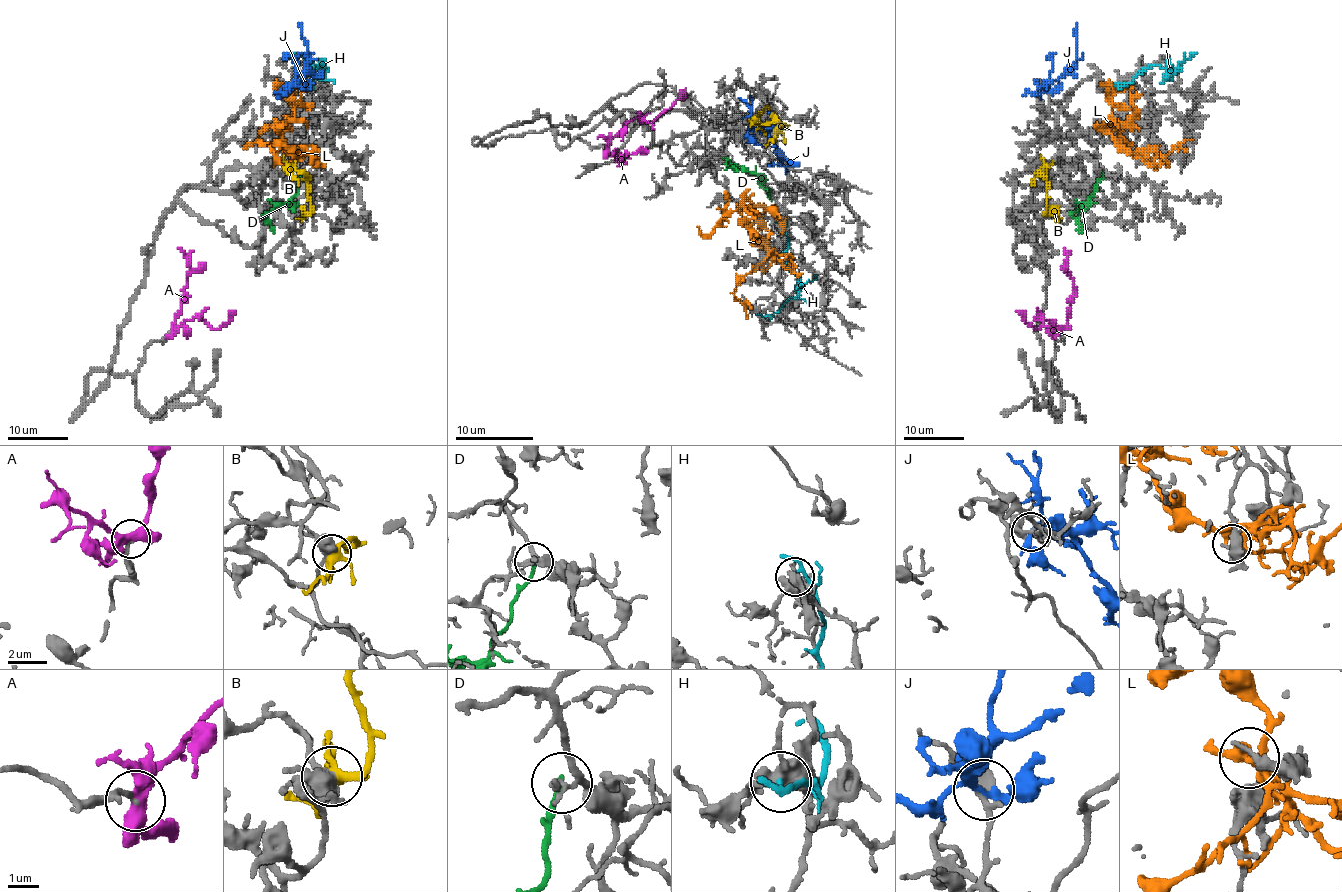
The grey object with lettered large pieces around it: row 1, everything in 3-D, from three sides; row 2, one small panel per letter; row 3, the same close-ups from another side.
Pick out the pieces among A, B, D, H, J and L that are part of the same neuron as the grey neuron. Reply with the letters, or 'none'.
A

